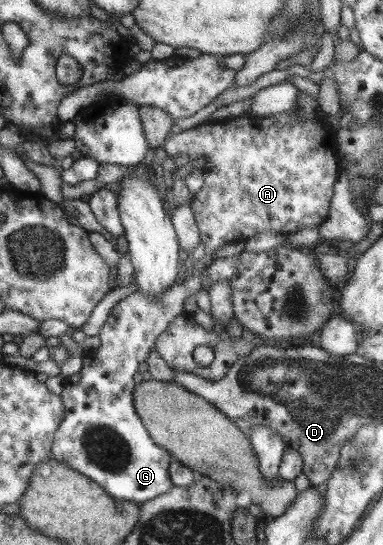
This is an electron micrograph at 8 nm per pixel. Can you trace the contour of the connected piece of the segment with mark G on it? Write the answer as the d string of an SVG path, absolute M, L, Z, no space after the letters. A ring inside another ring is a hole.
M184 282L175 284L160 292L158 297L147 297L143 293L134 292L119 300L107 316L97 336L100 344L93 350L91 358L84 354L80 371L73 376L63 378L63 390L60 393L66 414L62 424L54 435L53 453L55 460L66 464L75 472L90 477L100 485L112 498L127 500L133 503L145 503L170 490L169 466L173 458L170 453L159 446L146 431L145 425L133 412L133 374L137 372L139 362L148 359L148 354L155 347L156 339L171 322L183 313L182 307L189 291L194 290L196 283Z

